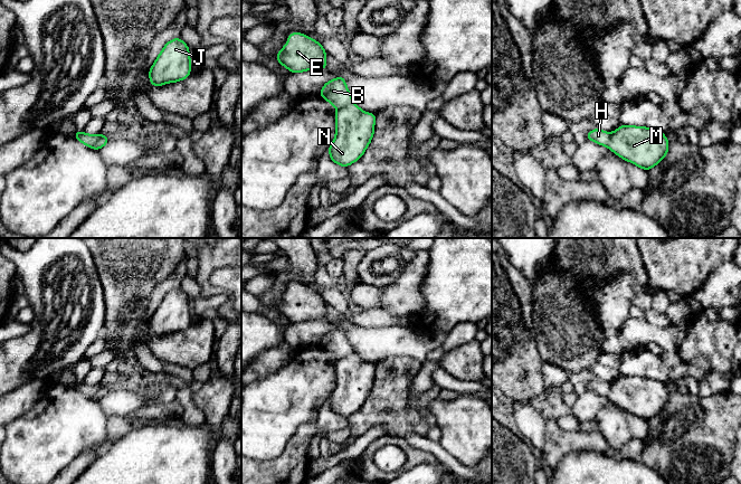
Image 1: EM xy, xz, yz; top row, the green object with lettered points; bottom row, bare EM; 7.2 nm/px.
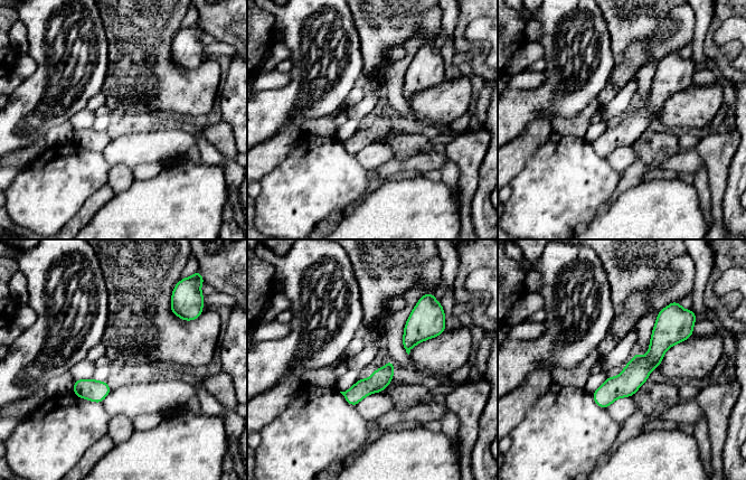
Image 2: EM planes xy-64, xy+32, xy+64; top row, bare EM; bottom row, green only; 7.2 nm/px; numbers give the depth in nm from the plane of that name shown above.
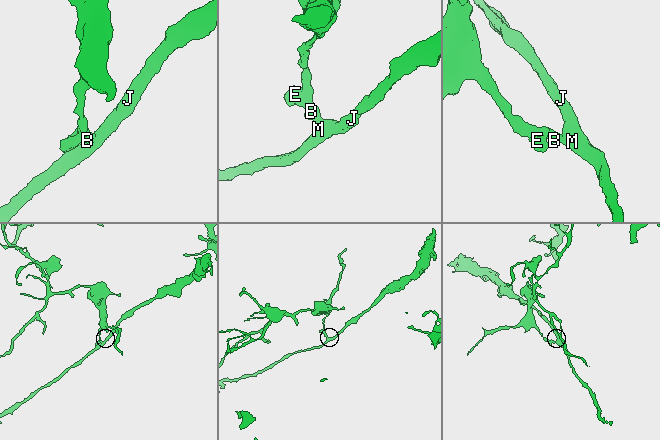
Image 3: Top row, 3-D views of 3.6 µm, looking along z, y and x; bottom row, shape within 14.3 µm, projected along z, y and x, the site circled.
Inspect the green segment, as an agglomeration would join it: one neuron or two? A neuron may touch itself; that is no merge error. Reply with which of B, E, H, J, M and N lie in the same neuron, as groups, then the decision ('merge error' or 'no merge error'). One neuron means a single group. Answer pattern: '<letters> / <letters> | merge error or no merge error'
B E H / J M N | merge error

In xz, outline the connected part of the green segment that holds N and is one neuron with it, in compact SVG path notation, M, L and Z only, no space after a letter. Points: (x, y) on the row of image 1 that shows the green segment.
M355 104L338 110L335 137L329 146L335 164L348 168L363 155L374 133L376 117L377 114L365 113Z

